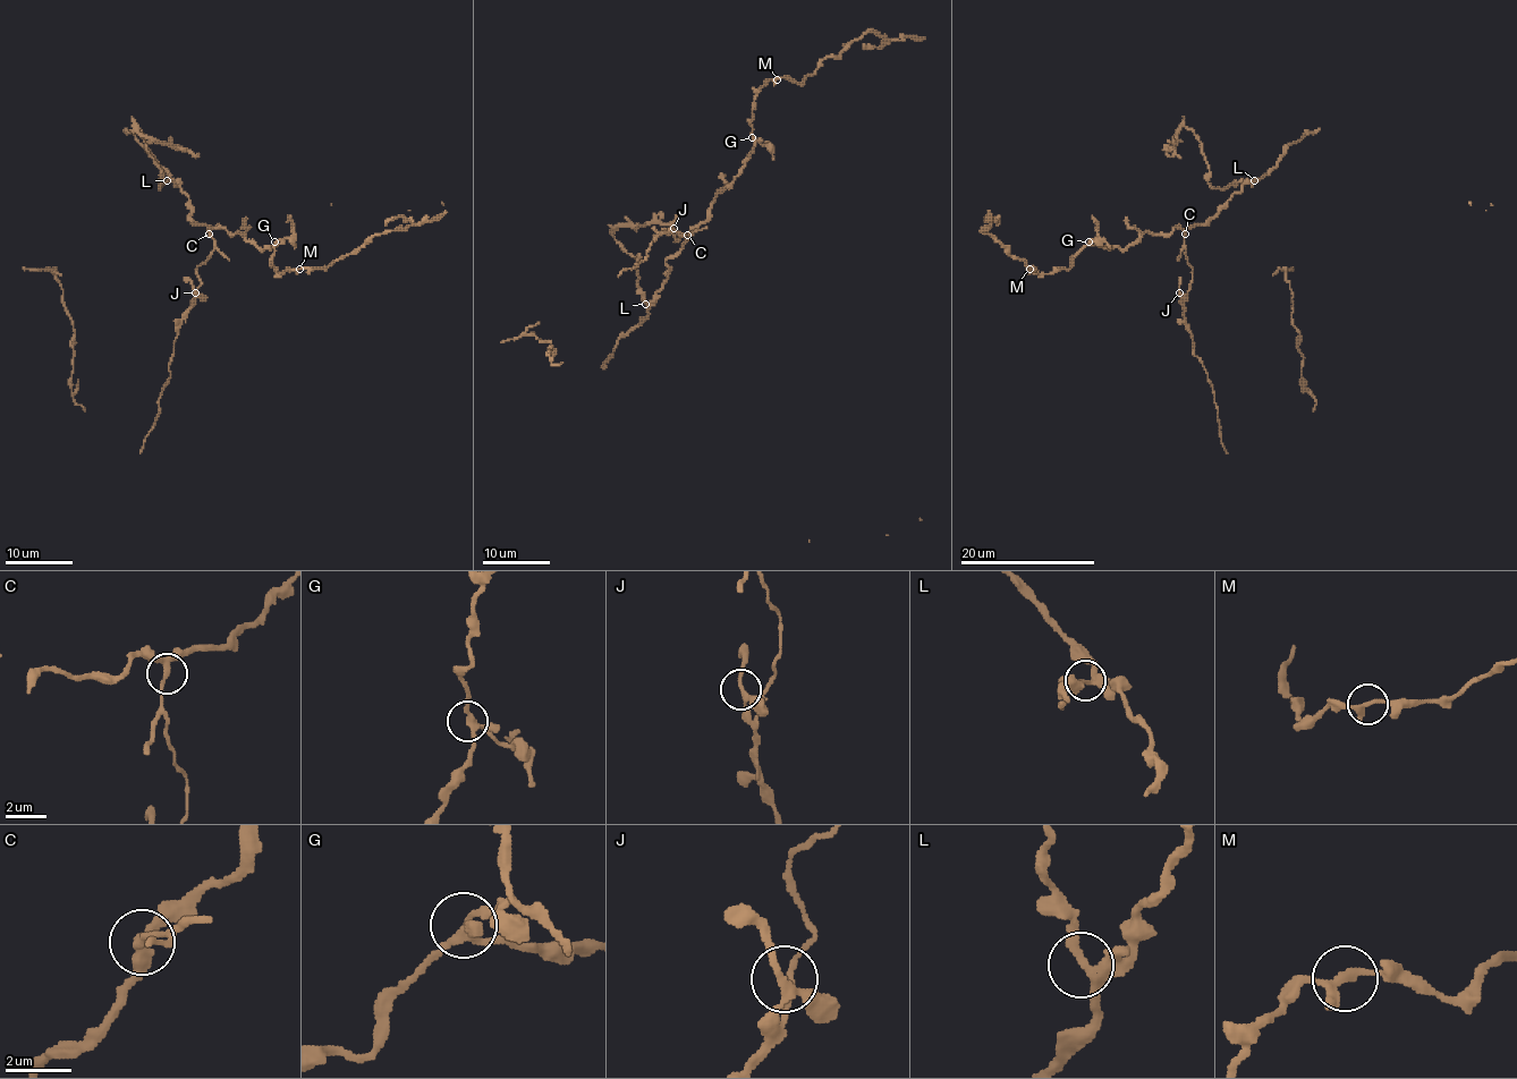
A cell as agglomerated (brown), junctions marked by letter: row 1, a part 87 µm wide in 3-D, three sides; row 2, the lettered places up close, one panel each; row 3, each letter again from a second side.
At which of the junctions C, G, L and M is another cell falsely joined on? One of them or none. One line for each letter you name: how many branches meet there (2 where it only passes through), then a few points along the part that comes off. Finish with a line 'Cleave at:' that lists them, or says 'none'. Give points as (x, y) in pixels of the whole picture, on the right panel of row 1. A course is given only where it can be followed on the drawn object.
C: branches 3; course (1186, 234), (1186, 258), (1193, 268), (1184, 319), (1194, 342), (1194, 354), (1212, 387), (1219, 436), (1228, 453)
Cleave at: C

